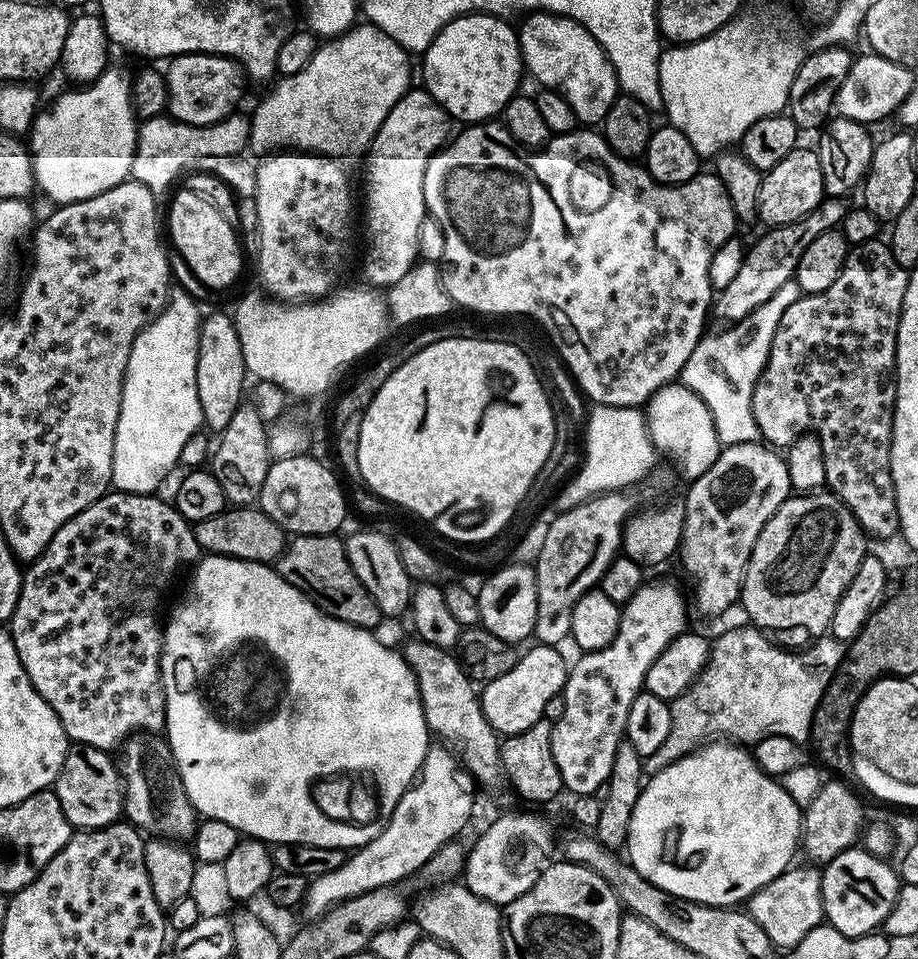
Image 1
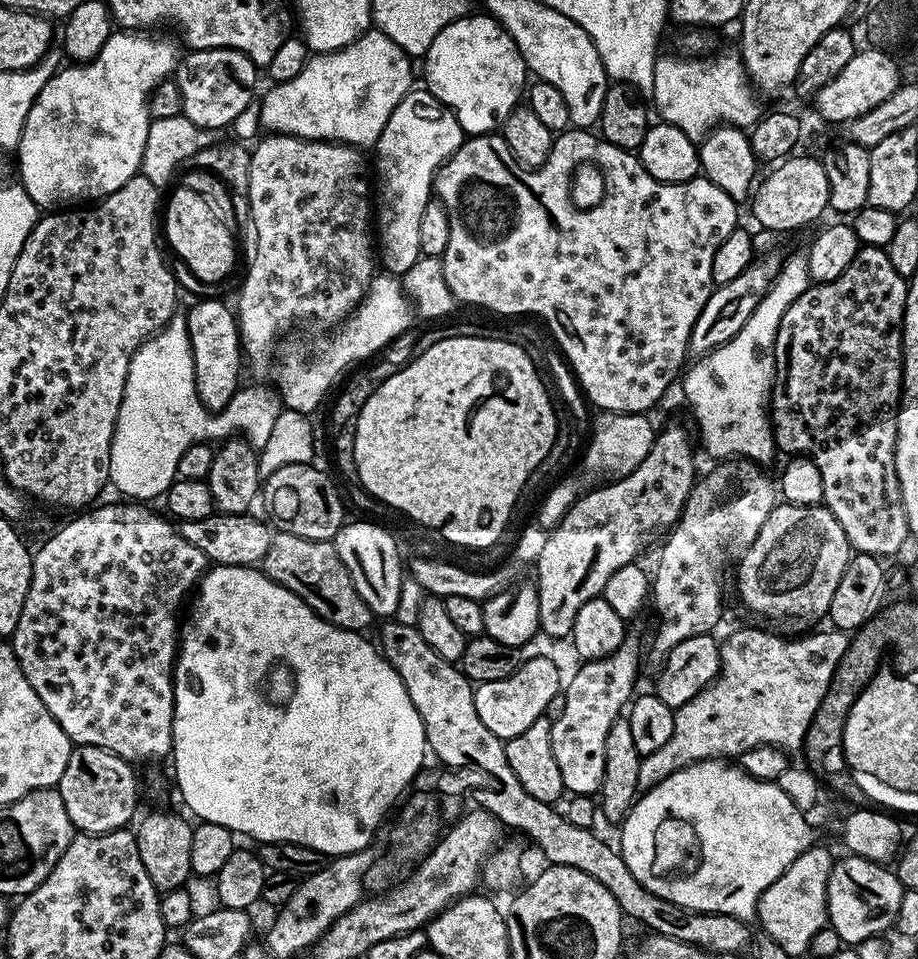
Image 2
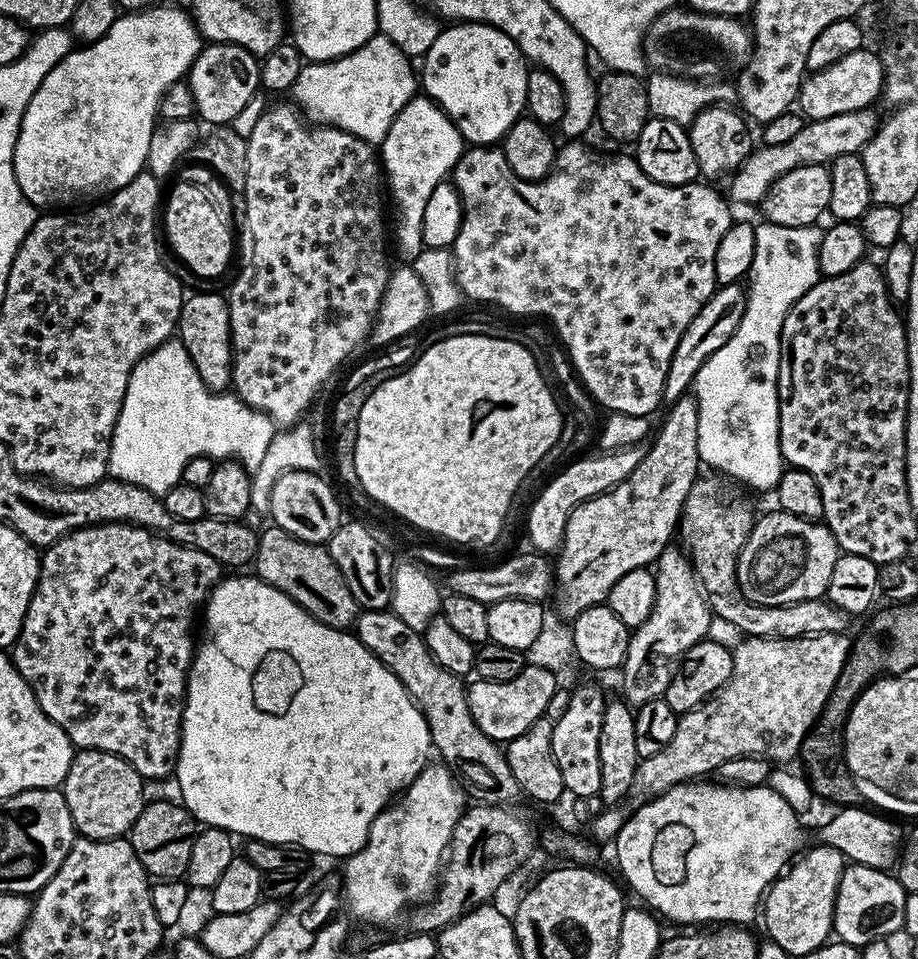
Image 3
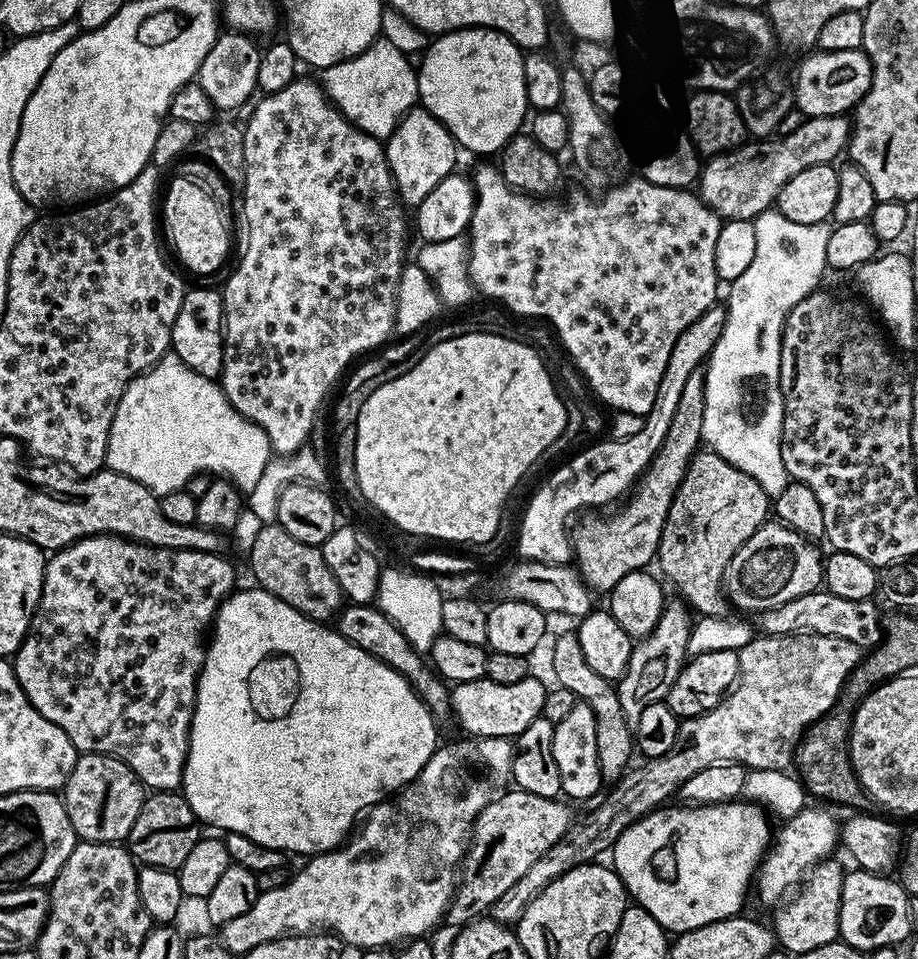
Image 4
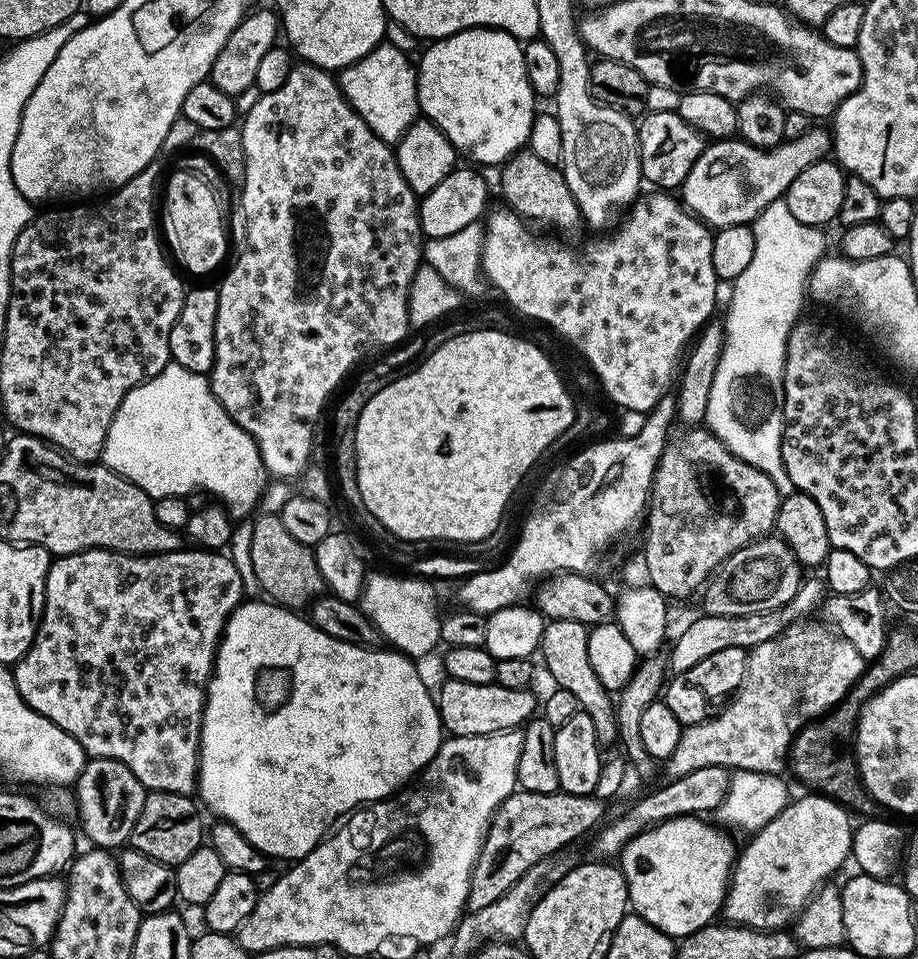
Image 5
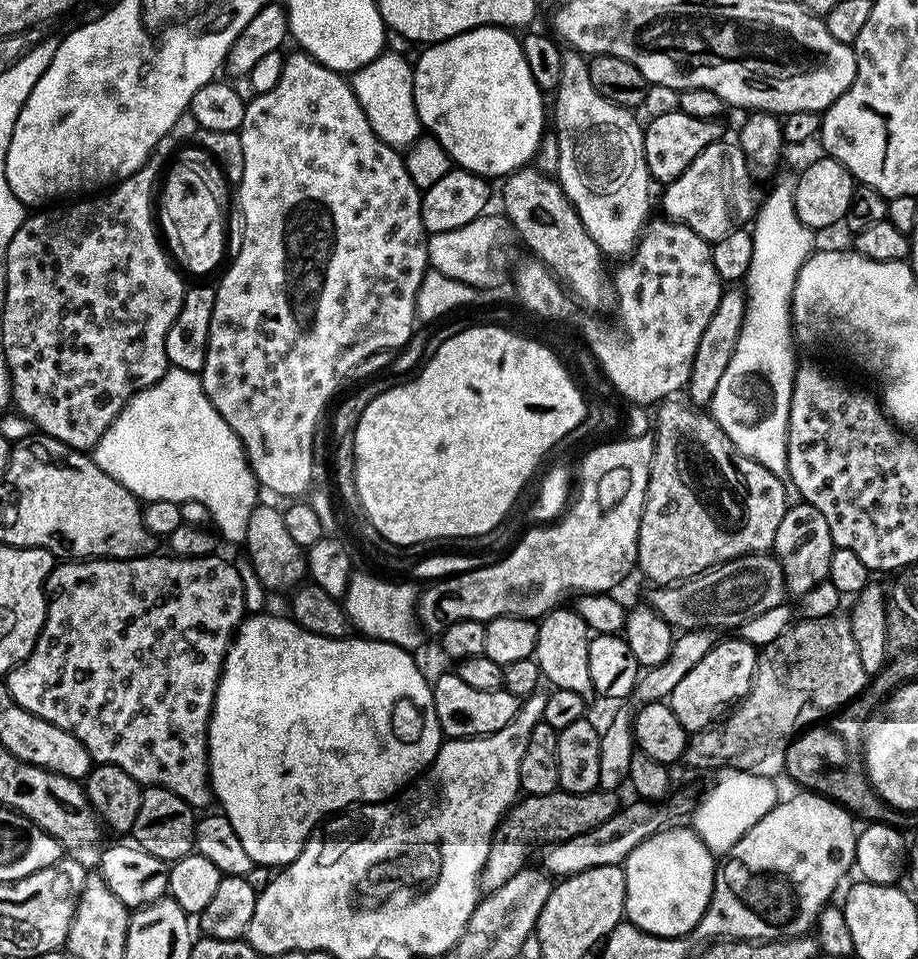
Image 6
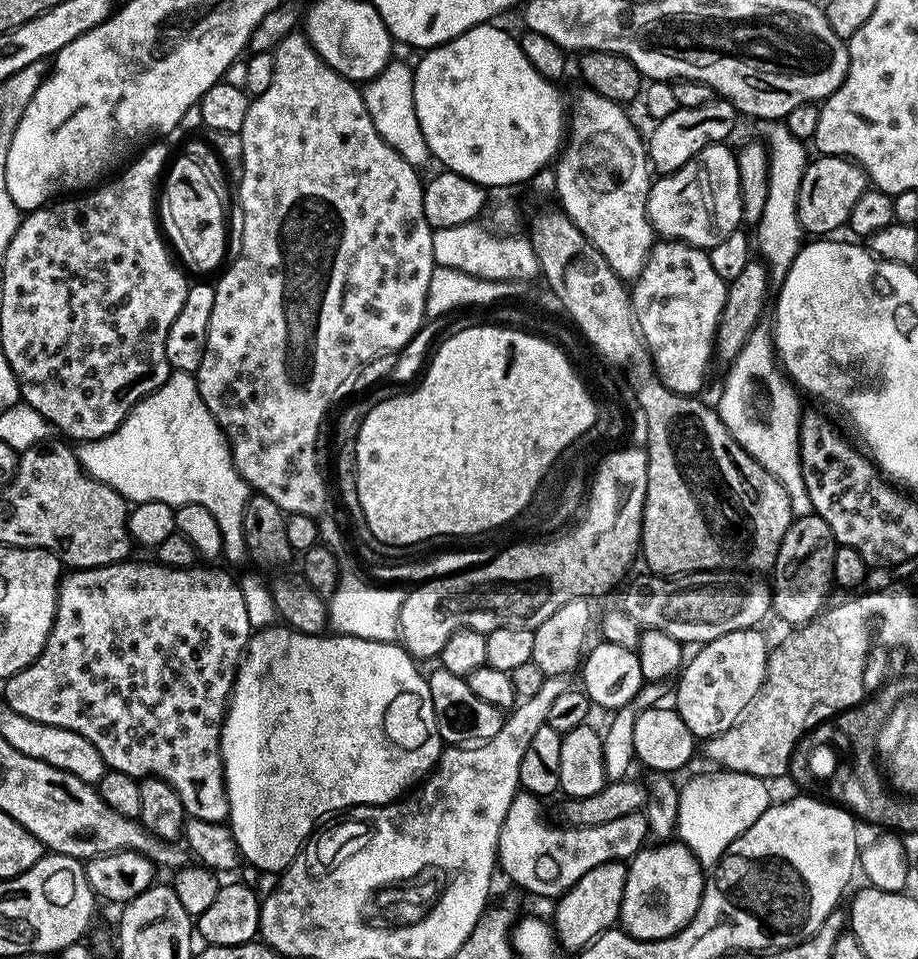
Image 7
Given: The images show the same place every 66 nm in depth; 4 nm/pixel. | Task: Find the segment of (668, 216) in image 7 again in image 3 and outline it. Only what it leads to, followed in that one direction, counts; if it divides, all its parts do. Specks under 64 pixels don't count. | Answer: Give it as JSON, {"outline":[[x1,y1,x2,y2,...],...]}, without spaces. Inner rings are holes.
{"outline":[[860,108,857,112,847,112,846,114,834,114,834,118,822,118,821,120,808,120,790,138,790,142,782,142,782,146,753,147,751,154,738,166,735,172,731,173,727,181,728,192,726,196,729,201,737,200,740,204,759,205,763,201,764,195,768,193,770,186,778,180,782,174,798,166,806,164,831,165,834,158,850,152,859,153,867,146,870,138,878,127,878,116,875,116,872,108]]}

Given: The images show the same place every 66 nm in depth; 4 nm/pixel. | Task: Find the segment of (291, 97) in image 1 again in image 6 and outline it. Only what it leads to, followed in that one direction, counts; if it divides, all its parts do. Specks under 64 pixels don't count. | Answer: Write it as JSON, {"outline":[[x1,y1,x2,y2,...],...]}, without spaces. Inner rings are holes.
{"outline":[[385,50,357,72,351,73,350,83,374,134,397,150,407,150,422,135,418,110,414,106,413,65,404,56]]}

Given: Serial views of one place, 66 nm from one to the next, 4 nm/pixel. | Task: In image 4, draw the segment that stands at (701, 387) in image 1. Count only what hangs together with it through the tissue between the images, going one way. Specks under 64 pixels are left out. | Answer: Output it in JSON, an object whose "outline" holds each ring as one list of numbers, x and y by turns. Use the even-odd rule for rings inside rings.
{"outline":[[769,210,756,217,754,235,758,246,754,250,754,262,750,262,749,268,739,278,731,281,729,288,732,289,728,292,728,304,726,303,728,317,703,369,706,382,706,418,702,418,703,443,738,470,750,474,750,478,754,478,762,486,762,490,766,490,769,498,780,496,790,482,780,457,784,402,780,389,780,343,784,323,790,310,794,310,794,306,798,306,802,298,821,287,820,279,828,268,826,241,831,233,832,228,827,223,790,222,790,218,786,218,778,210]]}

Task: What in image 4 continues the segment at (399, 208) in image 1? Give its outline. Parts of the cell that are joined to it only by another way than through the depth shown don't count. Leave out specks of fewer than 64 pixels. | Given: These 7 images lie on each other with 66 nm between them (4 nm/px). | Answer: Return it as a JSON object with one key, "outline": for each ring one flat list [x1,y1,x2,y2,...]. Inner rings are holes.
{"outline":[[417,106,411,108,401,118,400,125,393,130,391,136,386,141,386,151,388,154,388,165,392,171,392,180,396,184,397,197,405,205,415,206,422,202,422,198,426,198,426,194,430,194,430,190,434,190,434,186,438,186,438,182,442,182,442,178,453,175,455,168,452,167,456,164,458,145,446,130,446,126,442,122,438,122,438,118,434,118,422,106]]}

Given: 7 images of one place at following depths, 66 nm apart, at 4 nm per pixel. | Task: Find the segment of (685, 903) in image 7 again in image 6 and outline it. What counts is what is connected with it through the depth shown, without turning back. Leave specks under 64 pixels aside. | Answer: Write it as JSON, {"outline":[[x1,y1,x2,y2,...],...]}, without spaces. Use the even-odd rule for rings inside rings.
{"outline":[[665,826,646,838,646,842,638,842,638,846,634,846,634,850,630,850,630,854,624,859,624,915,627,923,638,926,644,932,655,936,684,938,695,933,702,914,706,914,708,903,712,900,718,860,691,826,676,827,680,826]]}

